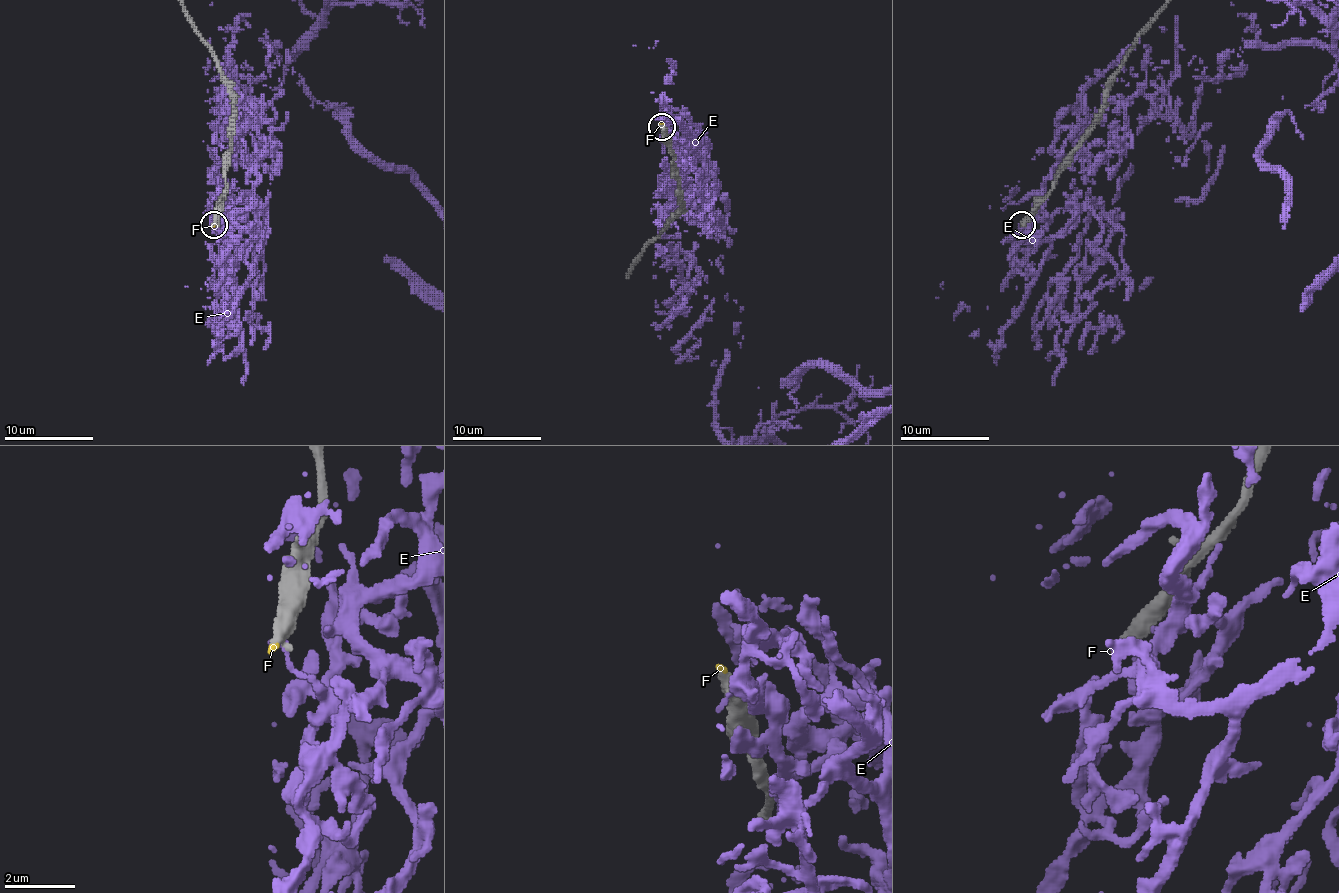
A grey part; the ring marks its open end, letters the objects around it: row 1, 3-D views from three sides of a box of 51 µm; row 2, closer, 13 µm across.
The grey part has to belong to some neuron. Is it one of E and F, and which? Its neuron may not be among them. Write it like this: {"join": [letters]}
{"join": ["F"]}

